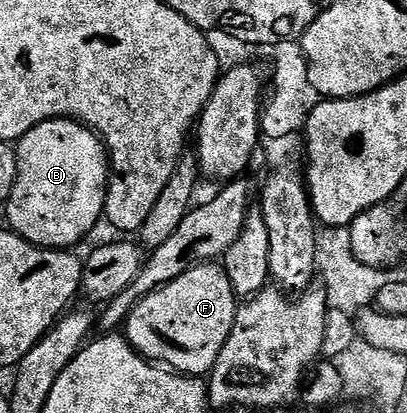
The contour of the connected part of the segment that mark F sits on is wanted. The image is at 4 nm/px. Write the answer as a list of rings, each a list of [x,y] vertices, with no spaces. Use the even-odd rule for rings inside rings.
[[[216,262],[205,263],[201,267],[192,267],[190,271],[183,273],[183,277],[140,299],[123,324],[123,334],[130,345],[146,359],[183,375],[205,377],[212,372],[215,361],[231,333],[238,306],[238,296],[233,294],[224,266]]]

